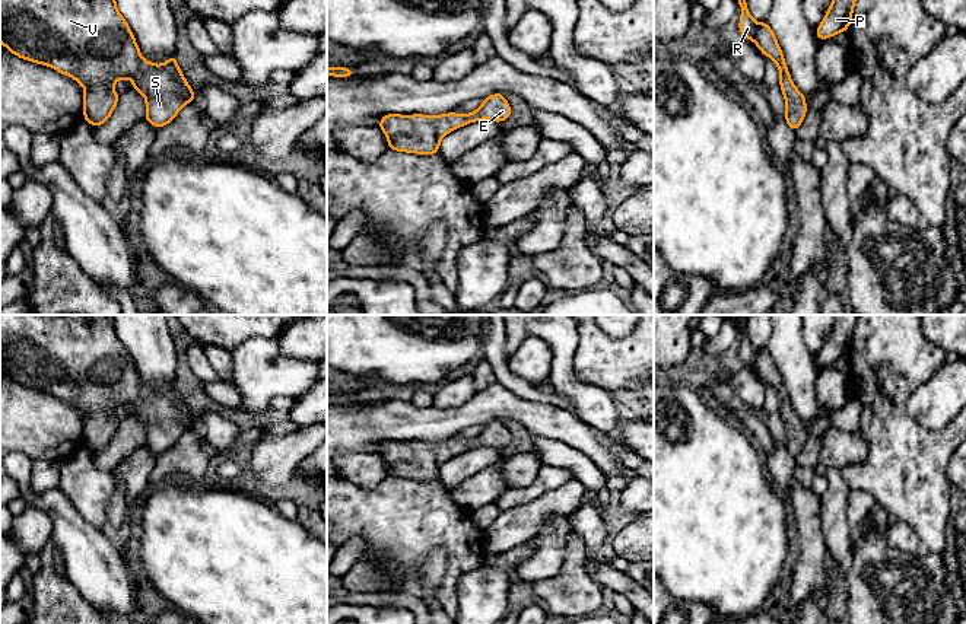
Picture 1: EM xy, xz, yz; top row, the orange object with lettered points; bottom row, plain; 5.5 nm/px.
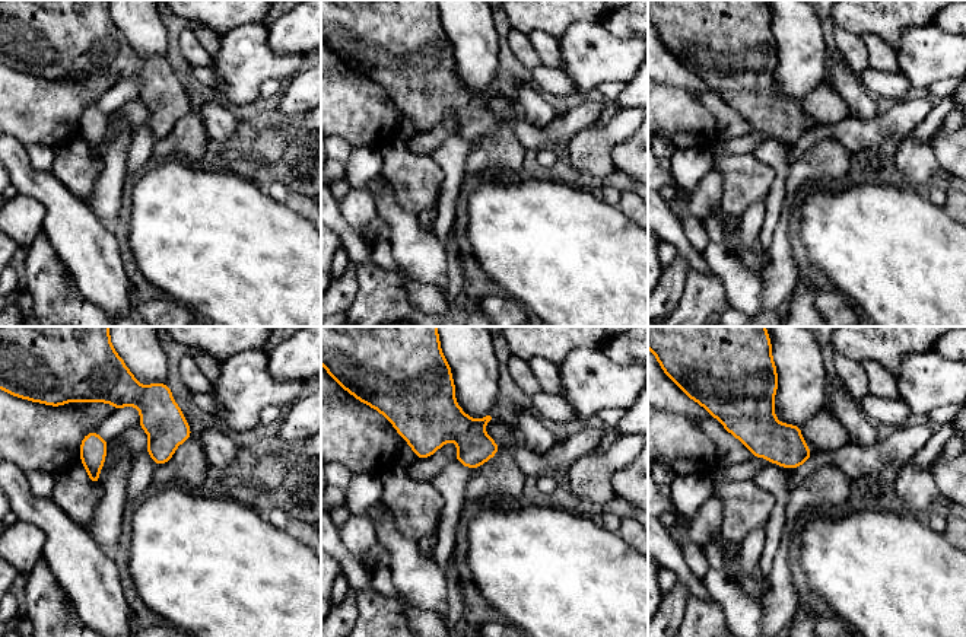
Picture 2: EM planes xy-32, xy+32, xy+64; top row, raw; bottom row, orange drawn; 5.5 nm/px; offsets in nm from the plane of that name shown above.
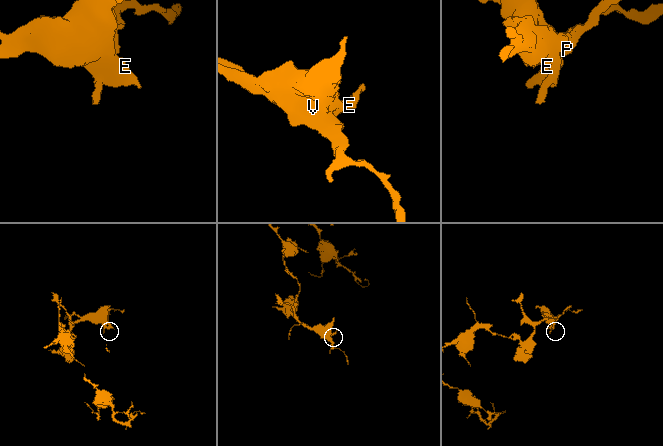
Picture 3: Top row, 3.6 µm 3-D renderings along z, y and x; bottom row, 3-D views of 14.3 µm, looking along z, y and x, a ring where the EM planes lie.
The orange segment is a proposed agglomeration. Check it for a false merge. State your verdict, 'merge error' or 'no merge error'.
no merge error

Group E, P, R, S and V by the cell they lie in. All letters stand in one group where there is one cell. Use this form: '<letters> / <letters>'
E P R S V

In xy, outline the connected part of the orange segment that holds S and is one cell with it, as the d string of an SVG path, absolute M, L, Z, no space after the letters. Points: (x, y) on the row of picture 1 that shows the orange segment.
M0 0L0 42L19 58L53 67L77 80L85 87L83 118L92 125L108 121L118 104L120 95L114 83L133 79L130 90L139 90L146 99L144 118L155 128L169 124L177 114L197 96L184 79L177 57L171 55L165 64L147 63L136 44L136 38L117 9L115 0Z

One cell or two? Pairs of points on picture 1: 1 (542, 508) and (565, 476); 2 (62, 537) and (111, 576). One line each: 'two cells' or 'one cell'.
1: two cells
2: one cell

